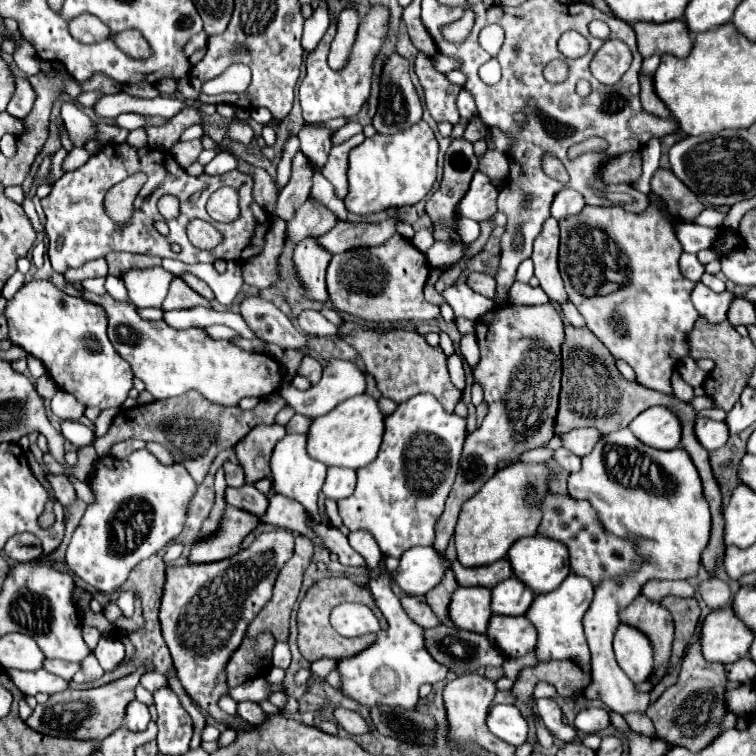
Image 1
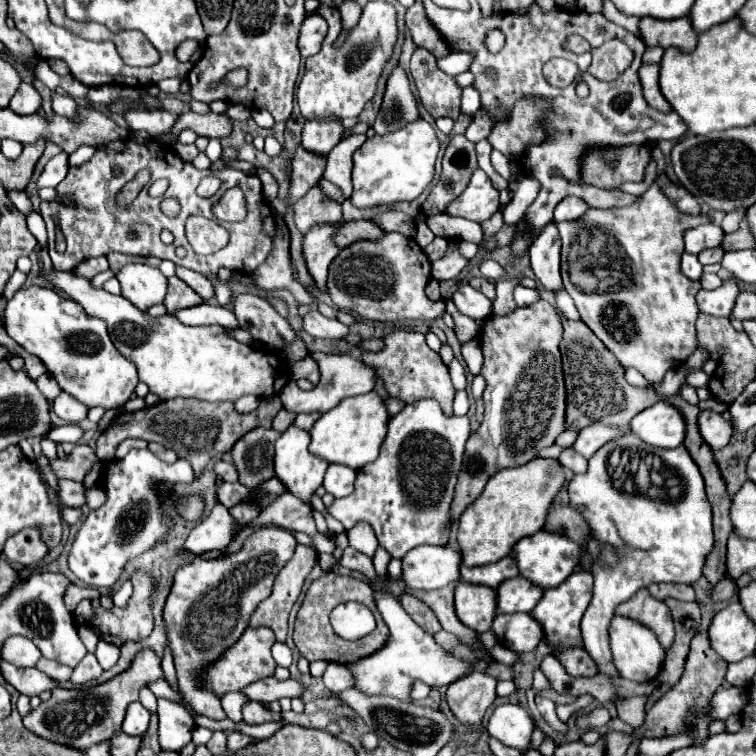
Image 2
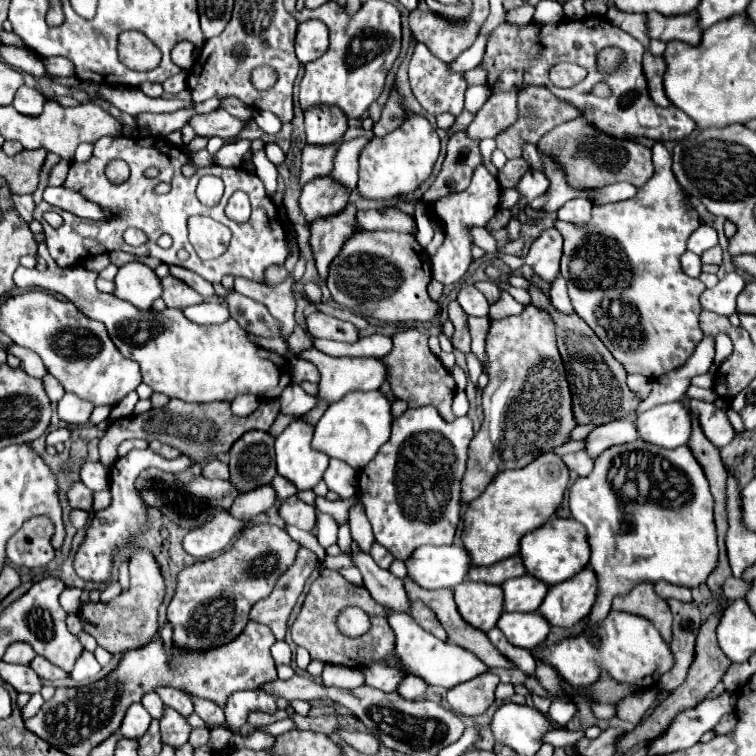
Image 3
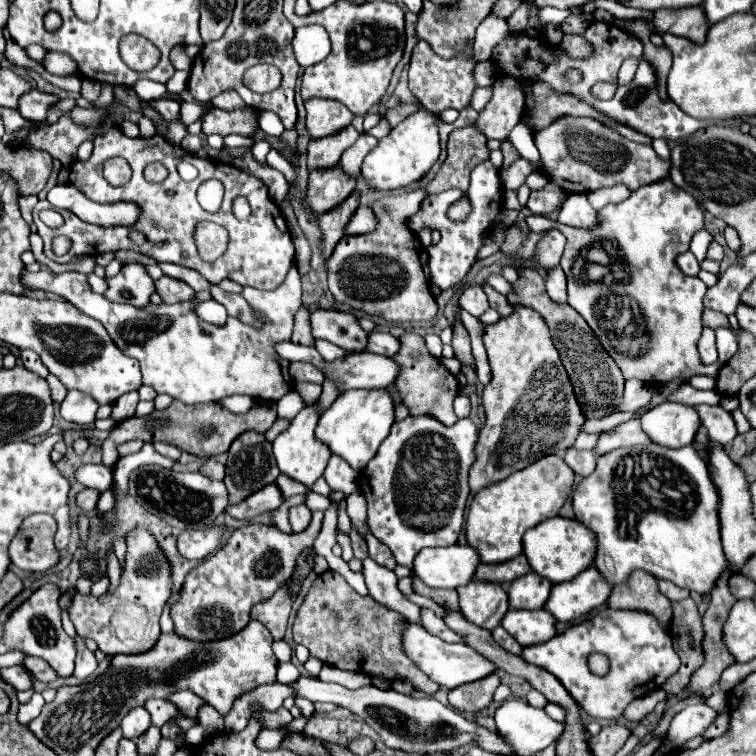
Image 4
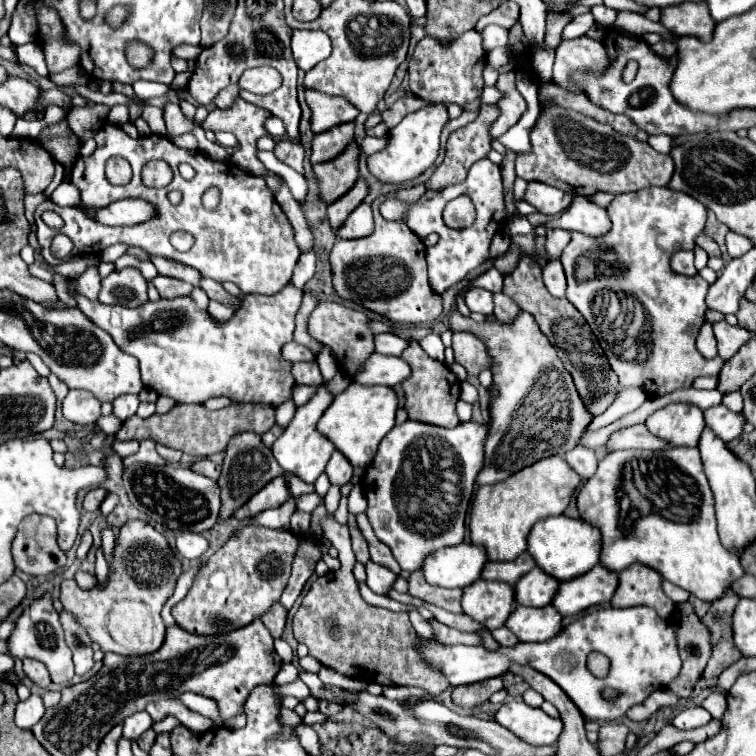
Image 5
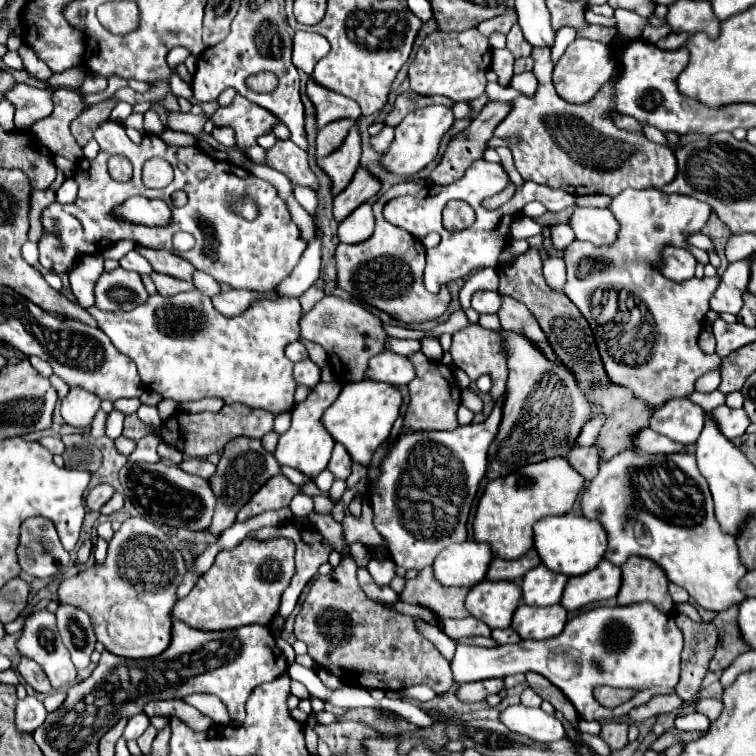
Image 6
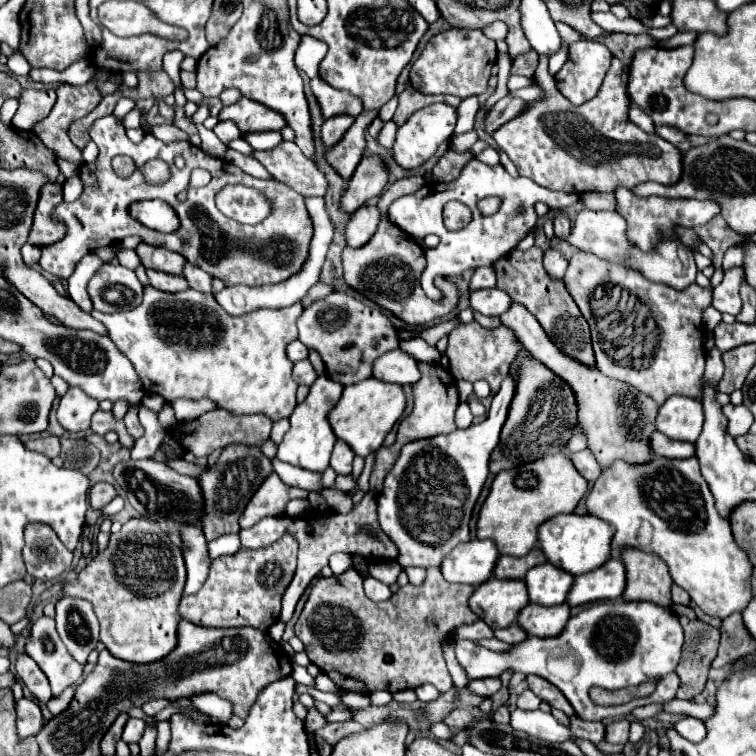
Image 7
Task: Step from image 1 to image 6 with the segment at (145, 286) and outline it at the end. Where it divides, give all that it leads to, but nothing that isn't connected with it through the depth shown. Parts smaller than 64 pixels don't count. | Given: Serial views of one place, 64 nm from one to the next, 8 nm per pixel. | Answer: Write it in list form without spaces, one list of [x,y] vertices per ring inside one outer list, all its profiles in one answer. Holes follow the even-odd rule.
[[[116,268],[102,272],[94,286],[96,308],[114,312],[114,310],[132,310],[148,300],[148,292],[140,280],[140,274]]]

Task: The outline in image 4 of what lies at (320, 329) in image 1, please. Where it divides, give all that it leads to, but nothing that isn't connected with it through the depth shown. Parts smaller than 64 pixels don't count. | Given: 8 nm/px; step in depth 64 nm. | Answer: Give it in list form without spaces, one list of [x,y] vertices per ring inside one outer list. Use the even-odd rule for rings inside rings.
[[[318,308],[310,314],[310,324],[314,338],[328,340],[344,348],[348,354],[360,352],[368,344],[368,332],[362,330],[358,318],[352,312]]]

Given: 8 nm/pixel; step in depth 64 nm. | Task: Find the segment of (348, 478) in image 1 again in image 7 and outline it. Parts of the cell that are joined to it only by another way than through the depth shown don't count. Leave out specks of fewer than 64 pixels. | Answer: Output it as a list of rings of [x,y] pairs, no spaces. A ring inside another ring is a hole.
[[[336,440],[332,458],[330,458],[330,466],[338,472],[338,474],[350,474],[352,472],[352,460],[354,460],[354,452],[352,448],[344,442],[344,440]]]

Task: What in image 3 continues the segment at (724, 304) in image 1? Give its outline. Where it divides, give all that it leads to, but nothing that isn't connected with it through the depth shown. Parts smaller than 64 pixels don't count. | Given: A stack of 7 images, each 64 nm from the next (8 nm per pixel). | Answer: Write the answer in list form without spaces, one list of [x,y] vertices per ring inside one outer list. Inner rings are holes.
[[[732,270],[714,288],[702,292],[700,304],[702,308],[712,310],[716,314],[732,316],[736,312],[736,298],[744,286],[746,286],[746,278],[740,272]]]

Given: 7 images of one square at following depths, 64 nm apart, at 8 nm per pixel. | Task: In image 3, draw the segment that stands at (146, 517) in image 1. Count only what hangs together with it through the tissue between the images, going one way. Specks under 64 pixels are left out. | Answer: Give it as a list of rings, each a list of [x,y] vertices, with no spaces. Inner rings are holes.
[[[146,448],[146,450],[132,450],[130,454],[126,454],[124,458],[118,458],[110,470],[110,492],[112,492],[112,504],[106,510],[100,510],[94,514],[92,522],[86,528],[86,540],[80,546],[78,554],[74,556],[74,570],[80,578],[84,578],[86,582],[94,582],[94,584],[104,584],[110,580],[110,572],[112,572],[112,554],[116,548],[124,548],[126,538],[136,534],[142,526],[142,522],[146,520],[144,514],[144,504],[140,500],[140,496],[136,496],[134,490],[134,480],[136,476],[146,470],[146,468],[160,468],[164,472],[184,472],[190,466],[190,460],[186,456],[174,458],[174,460],[166,460],[162,456],[158,456],[154,450]]]

